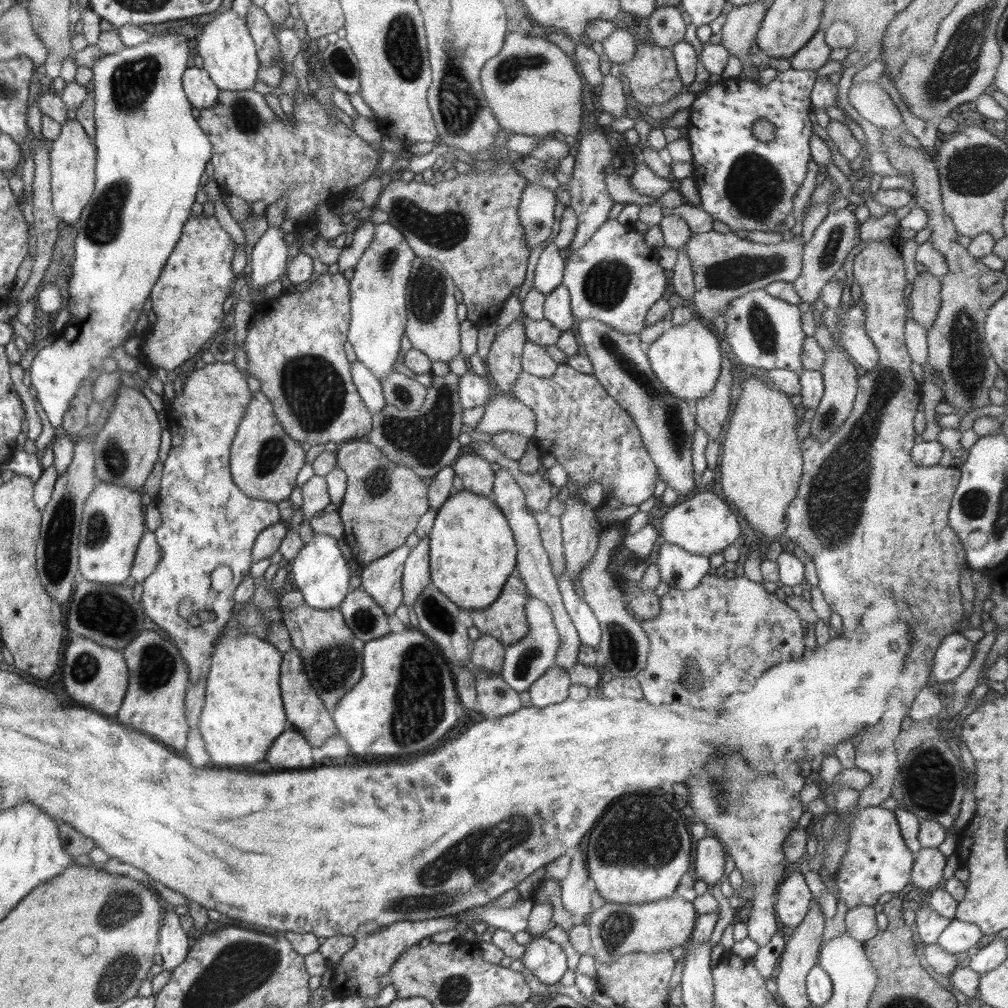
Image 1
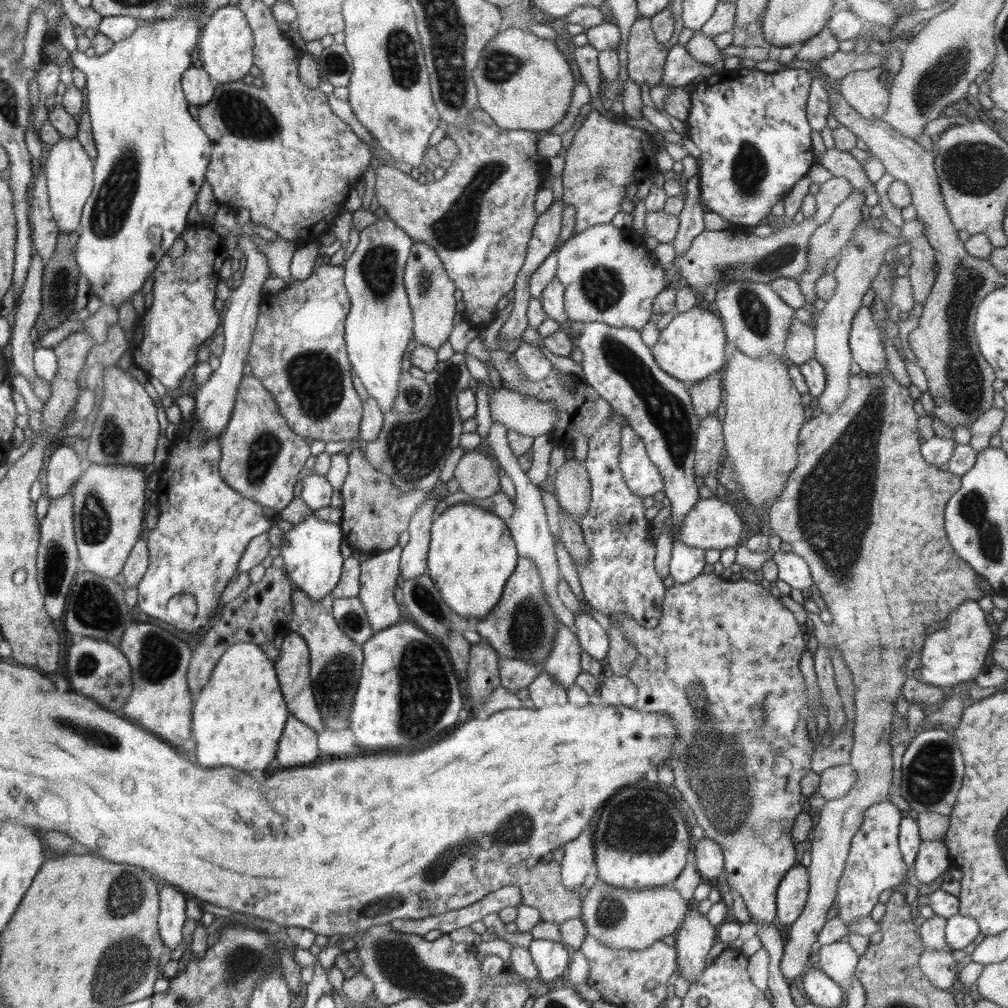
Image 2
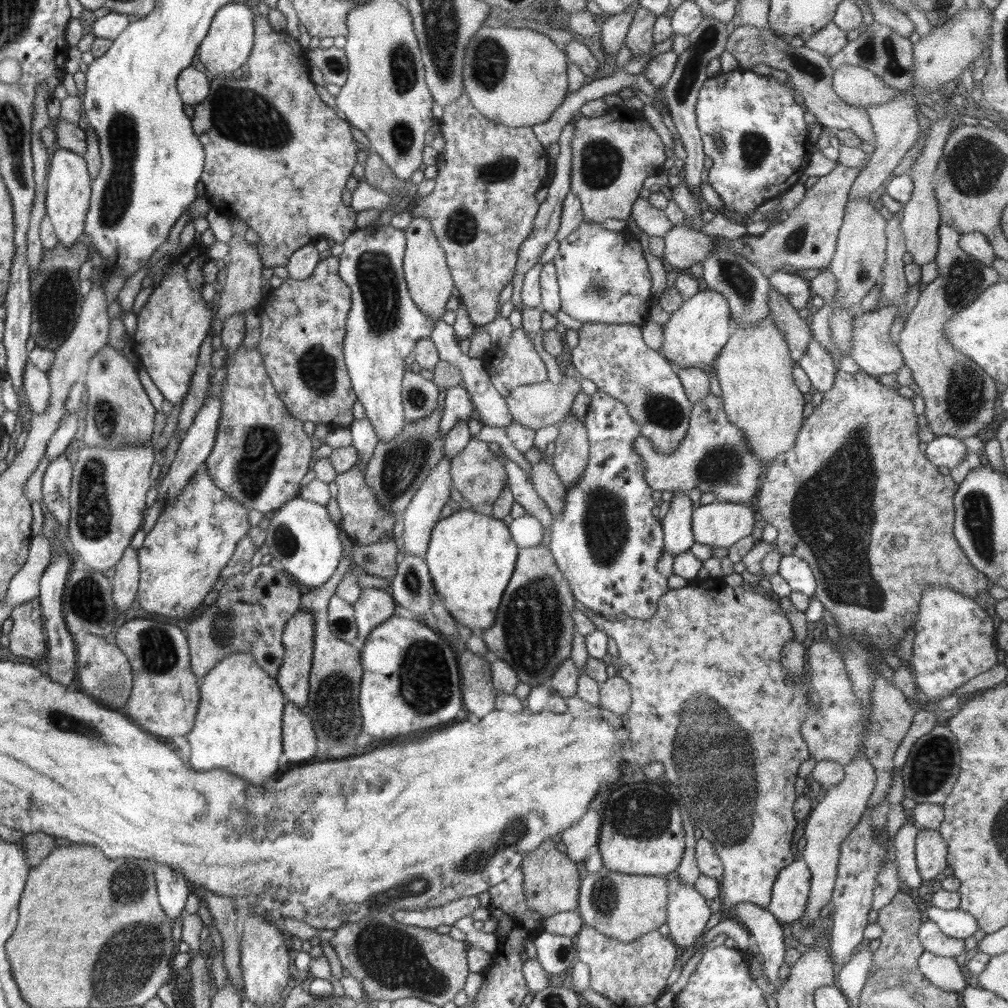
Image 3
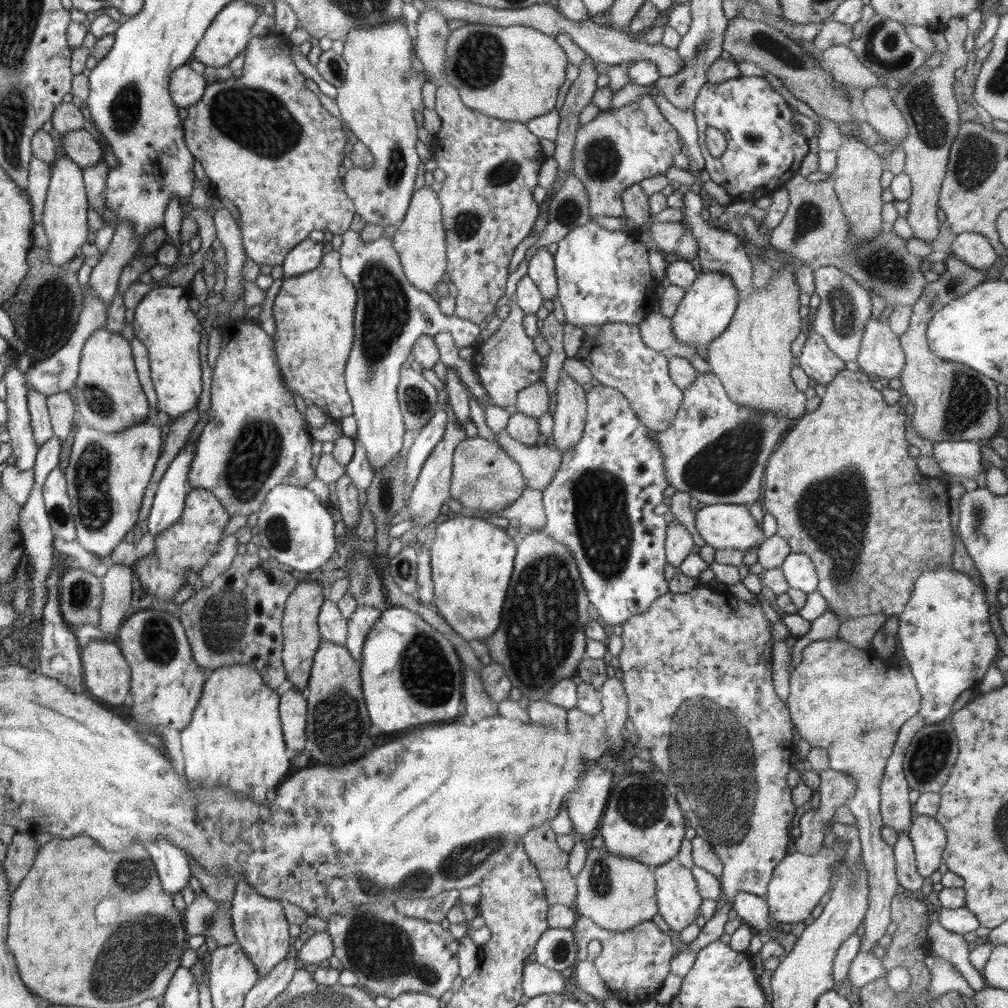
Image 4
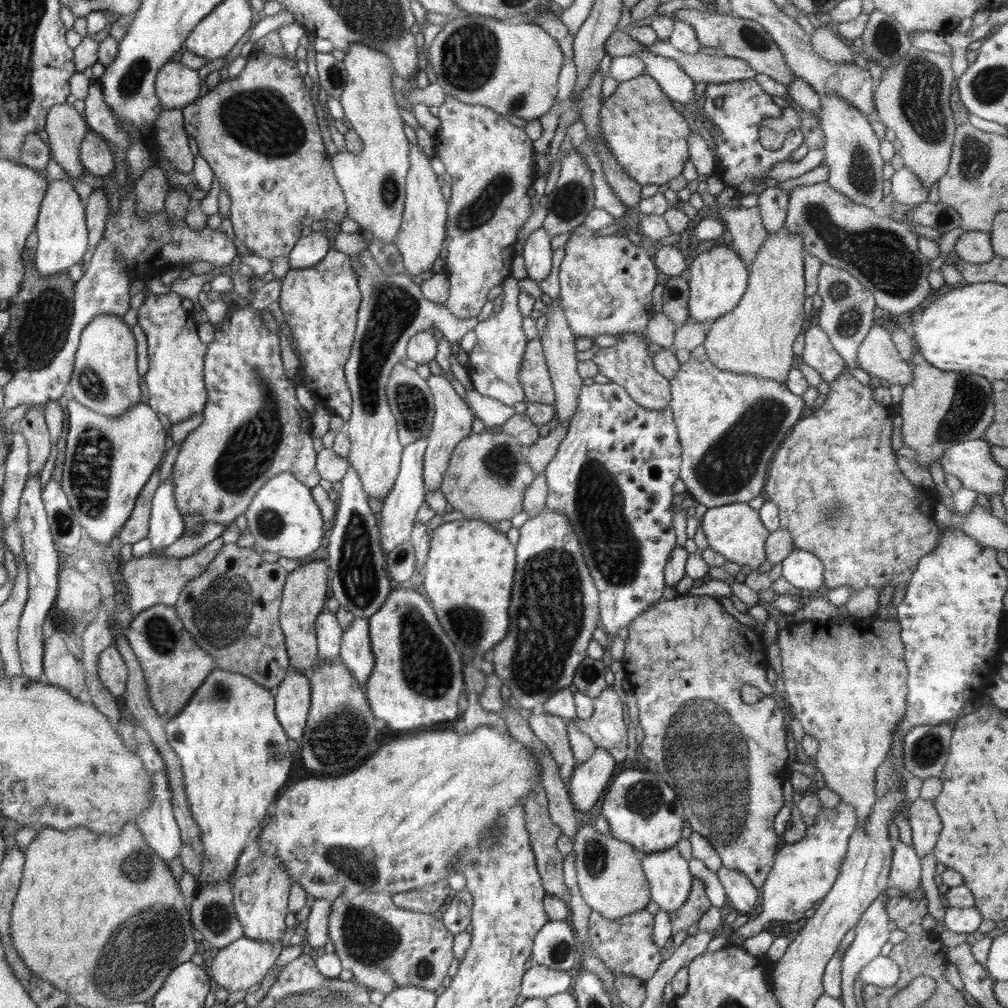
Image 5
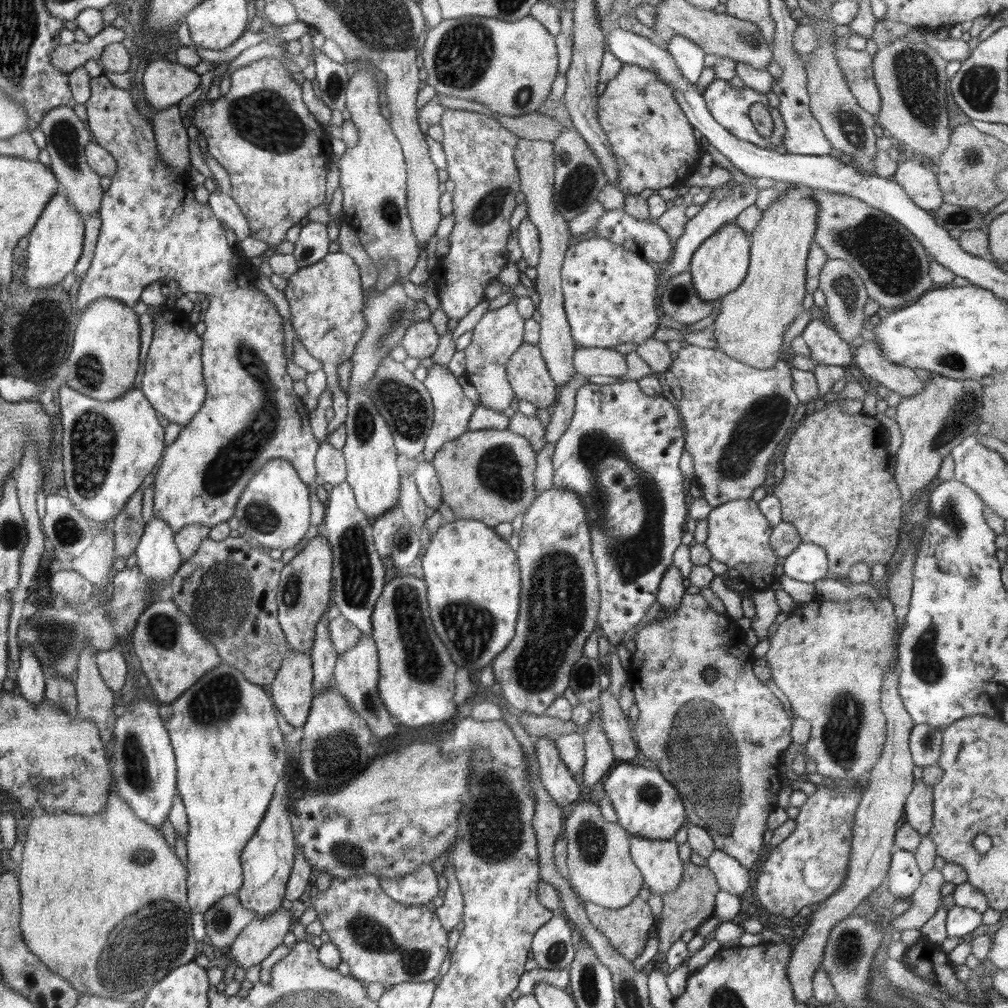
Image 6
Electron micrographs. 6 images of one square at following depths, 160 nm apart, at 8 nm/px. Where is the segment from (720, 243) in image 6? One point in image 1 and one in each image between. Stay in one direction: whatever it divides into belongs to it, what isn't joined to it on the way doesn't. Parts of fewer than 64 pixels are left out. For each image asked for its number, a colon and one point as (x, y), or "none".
1: (687, 359)
2: (691, 347)
3: (696, 332)
4: (706, 310)
5: (718, 278)

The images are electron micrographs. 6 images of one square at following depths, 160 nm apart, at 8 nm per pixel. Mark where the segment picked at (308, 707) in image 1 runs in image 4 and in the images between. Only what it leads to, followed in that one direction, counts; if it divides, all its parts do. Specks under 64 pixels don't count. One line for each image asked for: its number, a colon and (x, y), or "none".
2: (292, 668)
3: (298, 638)
4: (301, 638)

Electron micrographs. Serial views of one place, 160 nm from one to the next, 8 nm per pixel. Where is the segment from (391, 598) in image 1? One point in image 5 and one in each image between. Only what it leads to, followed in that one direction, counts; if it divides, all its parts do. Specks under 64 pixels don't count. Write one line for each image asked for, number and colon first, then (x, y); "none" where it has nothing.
2: (379, 574)
3: (374, 606)
4: (363, 618)
5: (356, 653)

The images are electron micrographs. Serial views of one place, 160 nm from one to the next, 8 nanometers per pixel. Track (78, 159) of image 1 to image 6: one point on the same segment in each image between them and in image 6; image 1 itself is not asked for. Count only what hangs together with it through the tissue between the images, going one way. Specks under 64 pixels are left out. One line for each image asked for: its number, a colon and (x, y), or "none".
2: (69, 173)
3: (68, 194)
4: (64, 217)
5: (61, 227)
6: (56, 241)

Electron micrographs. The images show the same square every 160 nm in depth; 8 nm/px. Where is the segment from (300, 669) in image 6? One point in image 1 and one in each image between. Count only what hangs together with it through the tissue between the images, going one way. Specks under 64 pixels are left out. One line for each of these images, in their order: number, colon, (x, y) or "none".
1: (290, 750)
2: (298, 744)
3: (299, 740)
4: (292, 706)
5: (293, 699)

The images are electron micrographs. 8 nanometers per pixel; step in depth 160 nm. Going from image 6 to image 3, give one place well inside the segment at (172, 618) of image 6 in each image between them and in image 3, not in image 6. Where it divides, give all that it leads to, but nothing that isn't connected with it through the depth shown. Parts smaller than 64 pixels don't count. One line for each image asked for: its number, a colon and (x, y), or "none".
3: (164, 700)
4: (154, 643)
5: (169, 656)

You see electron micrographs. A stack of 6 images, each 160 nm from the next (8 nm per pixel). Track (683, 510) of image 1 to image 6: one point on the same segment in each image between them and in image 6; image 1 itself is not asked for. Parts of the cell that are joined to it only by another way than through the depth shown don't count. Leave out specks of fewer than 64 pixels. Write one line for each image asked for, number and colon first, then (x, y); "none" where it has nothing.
2: (712, 523)
3: (721, 524)
4: (724, 526)
5: (735, 530)
6: (738, 534)

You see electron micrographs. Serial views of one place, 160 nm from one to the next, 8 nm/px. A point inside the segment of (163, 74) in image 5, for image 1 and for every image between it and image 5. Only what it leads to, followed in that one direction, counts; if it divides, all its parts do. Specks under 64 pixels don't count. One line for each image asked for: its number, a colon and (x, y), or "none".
1: (201, 92)
2: (198, 87)
3: (193, 86)
4: (186, 86)

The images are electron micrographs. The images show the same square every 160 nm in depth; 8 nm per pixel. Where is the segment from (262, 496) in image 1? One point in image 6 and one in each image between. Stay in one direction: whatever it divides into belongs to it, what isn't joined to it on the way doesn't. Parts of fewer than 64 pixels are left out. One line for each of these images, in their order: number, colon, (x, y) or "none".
2: (261, 457)
3: (261, 453)
4: (255, 439)
5: (254, 428)
6: (152, 229)

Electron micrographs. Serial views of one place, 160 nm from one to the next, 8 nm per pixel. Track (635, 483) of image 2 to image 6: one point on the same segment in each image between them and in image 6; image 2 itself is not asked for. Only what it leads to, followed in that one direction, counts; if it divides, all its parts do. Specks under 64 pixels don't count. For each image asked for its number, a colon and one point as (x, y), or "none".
3: (713, 456)
4: (716, 450)
5: (729, 425)
6: (736, 415)

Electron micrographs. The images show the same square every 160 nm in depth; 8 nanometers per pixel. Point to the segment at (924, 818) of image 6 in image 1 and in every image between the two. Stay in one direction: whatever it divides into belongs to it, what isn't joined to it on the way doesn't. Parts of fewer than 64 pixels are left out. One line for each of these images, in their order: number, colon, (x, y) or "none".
1: (928, 865)
2: (932, 859)
3: (930, 850)
4: (929, 838)
5: (925, 823)

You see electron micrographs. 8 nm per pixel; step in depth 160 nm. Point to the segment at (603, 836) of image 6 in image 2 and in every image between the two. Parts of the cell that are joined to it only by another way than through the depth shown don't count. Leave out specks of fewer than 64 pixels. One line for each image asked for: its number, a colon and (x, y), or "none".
2: (617, 917)
3: (623, 906)
4: (618, 893)
5: (610, 876)

